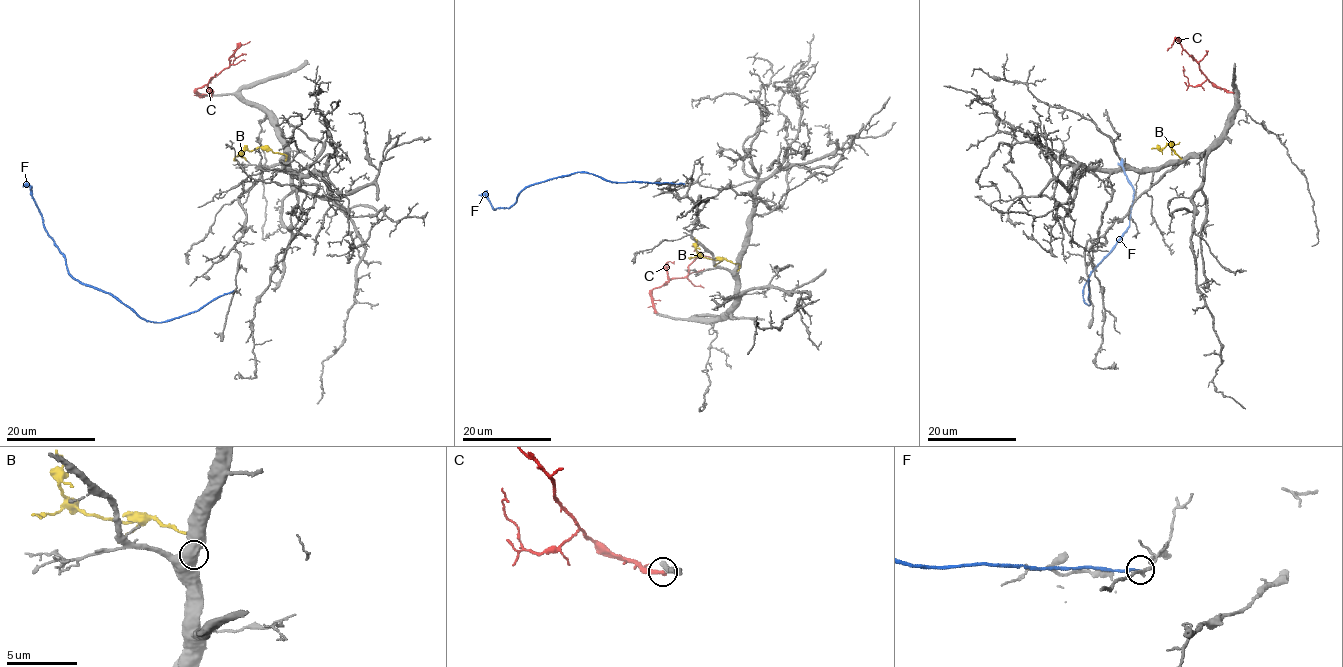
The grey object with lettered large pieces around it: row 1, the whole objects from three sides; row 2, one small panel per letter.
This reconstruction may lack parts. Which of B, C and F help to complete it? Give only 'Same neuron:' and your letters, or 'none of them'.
Same neuron: none of them

